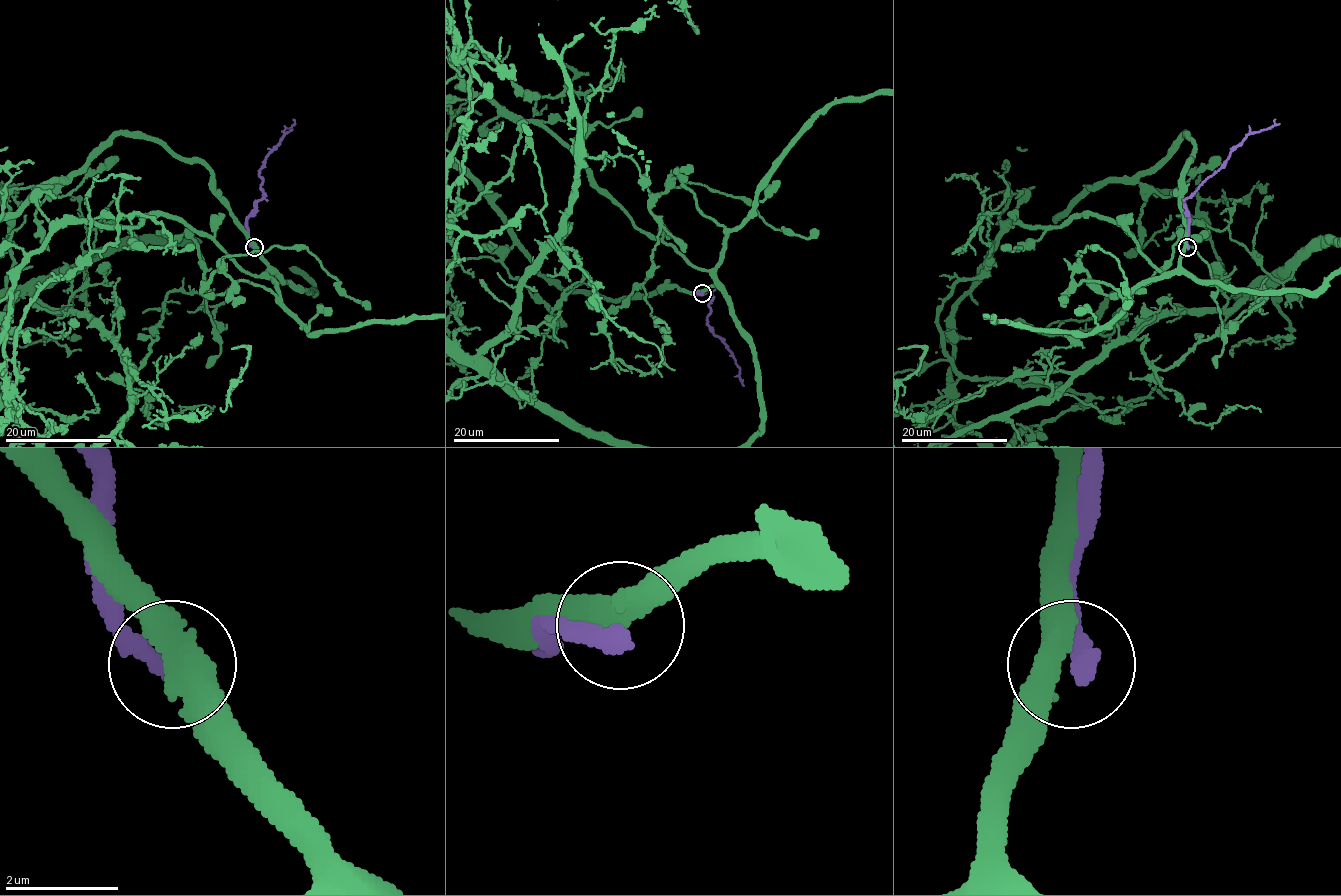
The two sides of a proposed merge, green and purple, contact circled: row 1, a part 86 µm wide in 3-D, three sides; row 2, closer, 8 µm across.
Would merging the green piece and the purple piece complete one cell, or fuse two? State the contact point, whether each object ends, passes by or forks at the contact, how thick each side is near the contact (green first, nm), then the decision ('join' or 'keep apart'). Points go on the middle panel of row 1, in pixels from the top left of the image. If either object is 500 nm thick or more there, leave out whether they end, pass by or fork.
at (702, 293); green passes by; purple ends there; 480 nm thick on the green side, 400 nm on the other; keep apart

